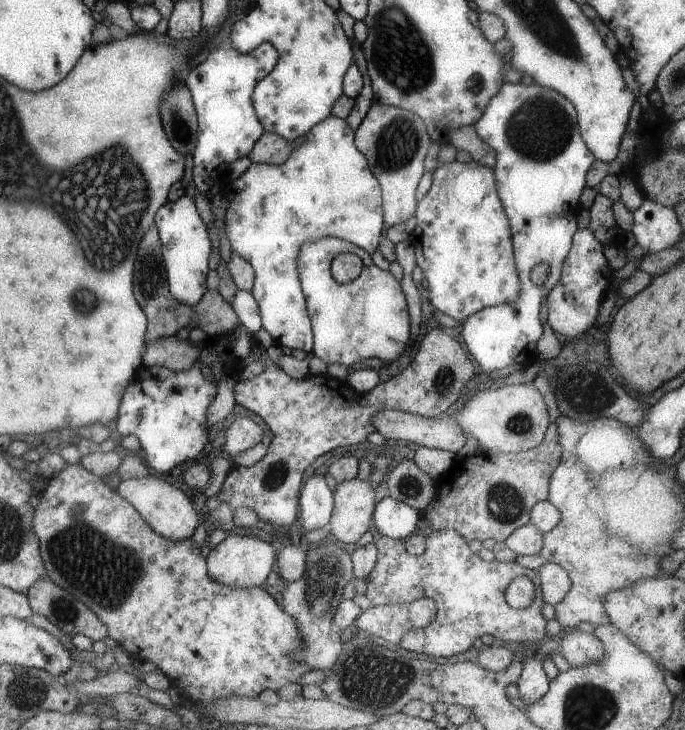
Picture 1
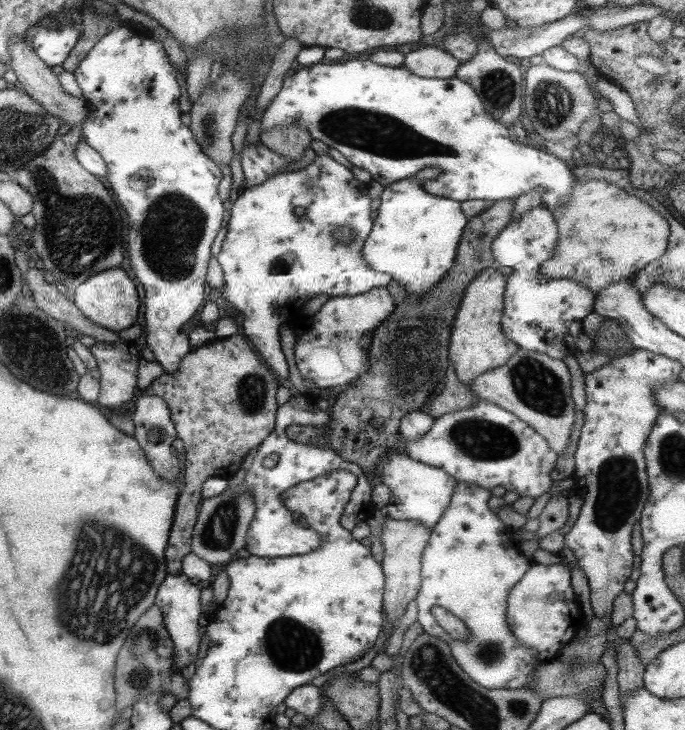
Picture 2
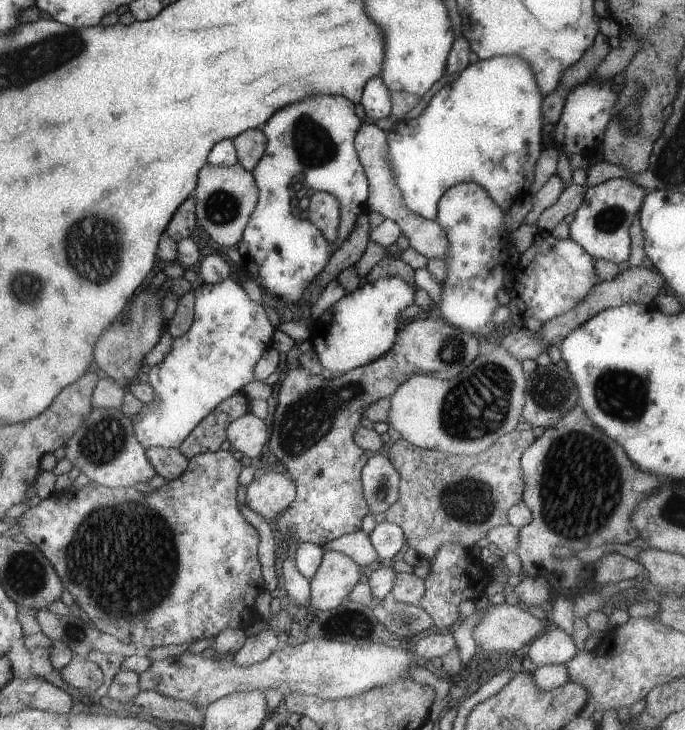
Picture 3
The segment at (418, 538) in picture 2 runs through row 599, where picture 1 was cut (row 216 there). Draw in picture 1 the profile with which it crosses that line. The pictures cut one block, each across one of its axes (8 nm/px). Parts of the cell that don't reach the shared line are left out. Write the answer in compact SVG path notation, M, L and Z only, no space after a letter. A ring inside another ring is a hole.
M371 102L370 107L354 130L357 150L365 157L371 174L380 186L382 222L387 227L401 224L415 214L415 188L424 172L424 158L429 150L430 136L421 118L397 106Z

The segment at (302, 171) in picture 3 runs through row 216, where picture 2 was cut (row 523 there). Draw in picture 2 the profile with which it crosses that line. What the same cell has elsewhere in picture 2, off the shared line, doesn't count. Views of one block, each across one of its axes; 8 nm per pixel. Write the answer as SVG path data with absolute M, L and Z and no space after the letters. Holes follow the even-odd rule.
M305 394L291 396L276 417L274 429L256 446L253 461L244 476L244 484L252 496L254 506L254 513L244 538L244 549L249 555L261 558L288 558L297 554L307 554L316 546L320 546L319 536L283 504L282 493L296 484L313 480L326 472L349 471L356 476L356 485L340 518L341 528L350 532L355 524L366 521L375 509L369 498L369 480L356 464L343 460L332 449L295 443L285 435L285 428L291 424L317 427L326 424L329 416L323 410L319 410L313 402L315 399Z

